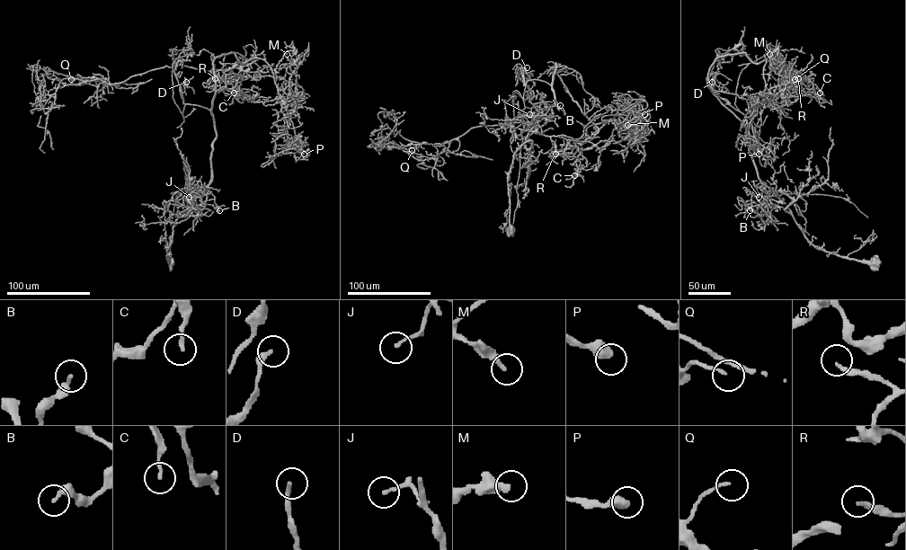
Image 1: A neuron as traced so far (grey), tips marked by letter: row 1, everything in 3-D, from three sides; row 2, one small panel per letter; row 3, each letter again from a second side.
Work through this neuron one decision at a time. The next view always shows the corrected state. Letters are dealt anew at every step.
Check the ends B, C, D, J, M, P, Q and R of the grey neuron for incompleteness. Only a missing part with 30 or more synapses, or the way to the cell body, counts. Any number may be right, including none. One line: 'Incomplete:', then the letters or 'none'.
Incomplete: none

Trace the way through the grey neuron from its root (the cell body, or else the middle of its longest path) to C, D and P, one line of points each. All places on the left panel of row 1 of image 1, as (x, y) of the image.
C: (171, 263), (173, 226), (191, 208), (184, 194), (210, 178), (213, 60), (256, 57), (231, 68), (234, 93)
D: (171, 263), (173, 226), (190, 209), (185, 193), (209, 183), (216, 137), (211, 111), (183, 103), (186, 82)
P: (171, 263), (173, 226), (191, 208), (184, 194), (210, 178), (217, 57), (267, 62), (304, 154)

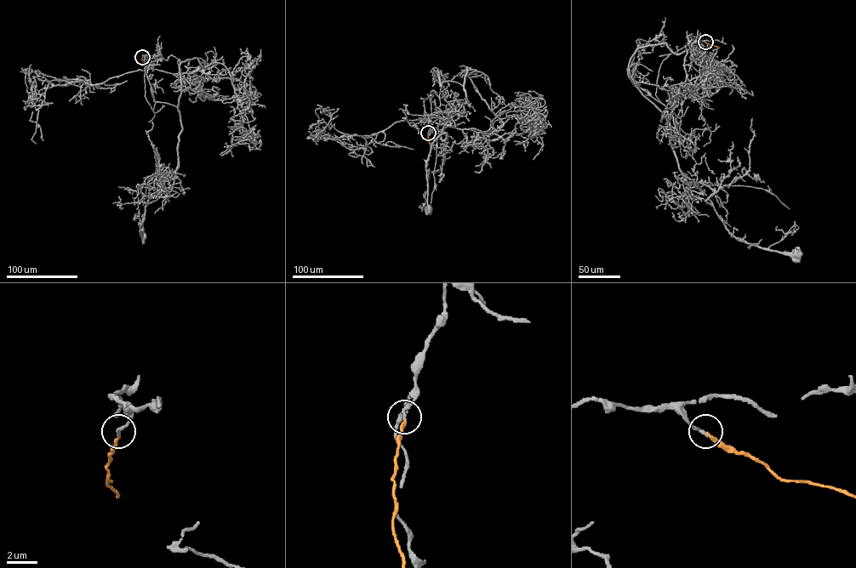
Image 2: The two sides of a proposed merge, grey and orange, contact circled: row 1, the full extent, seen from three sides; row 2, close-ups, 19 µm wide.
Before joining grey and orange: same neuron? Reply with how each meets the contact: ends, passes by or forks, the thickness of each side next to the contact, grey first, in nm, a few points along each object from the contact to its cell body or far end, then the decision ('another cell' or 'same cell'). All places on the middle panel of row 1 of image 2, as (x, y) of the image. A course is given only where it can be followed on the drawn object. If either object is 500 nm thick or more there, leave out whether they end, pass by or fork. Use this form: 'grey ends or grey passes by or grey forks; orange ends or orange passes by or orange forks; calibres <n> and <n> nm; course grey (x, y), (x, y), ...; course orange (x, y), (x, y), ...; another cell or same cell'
grey ends; orange ends; calibres 200 and 200 nm; course grey (428, 133), (430, 92), (459, 83), (464, 112), (427, 159), (429, 209); course orange (428, 133), (429, 144); same cell

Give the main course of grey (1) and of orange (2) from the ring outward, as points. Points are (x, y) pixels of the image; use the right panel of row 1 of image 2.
1: (705, 42), (662, 61), (664, 105), (644, 95), (728, 231), (796, 255)
2: (705, 42), (720, 48)

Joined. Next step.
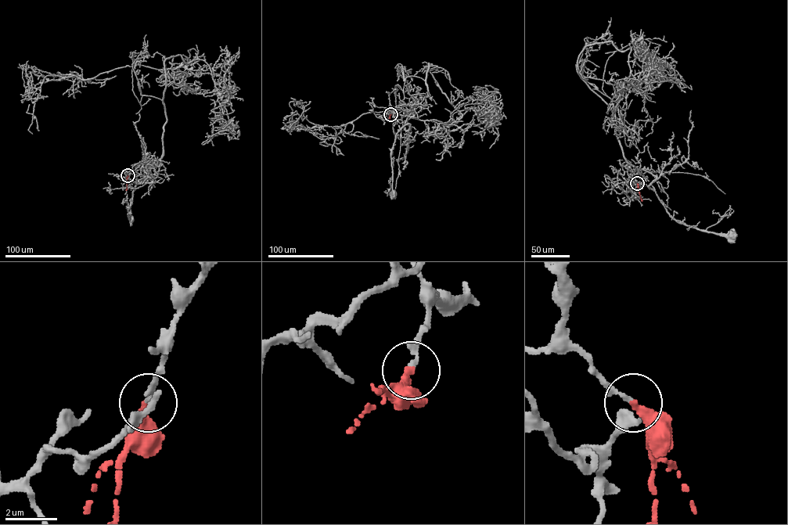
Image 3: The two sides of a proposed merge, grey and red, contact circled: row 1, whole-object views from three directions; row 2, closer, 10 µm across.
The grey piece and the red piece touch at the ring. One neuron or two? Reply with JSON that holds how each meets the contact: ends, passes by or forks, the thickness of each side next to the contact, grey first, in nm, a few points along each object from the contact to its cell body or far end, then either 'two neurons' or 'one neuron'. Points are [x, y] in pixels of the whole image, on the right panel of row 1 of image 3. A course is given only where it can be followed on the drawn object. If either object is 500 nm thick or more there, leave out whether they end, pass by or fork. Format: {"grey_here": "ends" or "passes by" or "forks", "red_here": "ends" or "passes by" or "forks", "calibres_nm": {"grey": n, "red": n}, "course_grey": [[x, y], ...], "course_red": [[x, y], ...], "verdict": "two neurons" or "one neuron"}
{"grey_here": "ends", "red_here": "ends", "calibres_nm": {"grey": 150, "red": 320}, "course_grey": [[637, 183], [635, 177], [645, 177], [644, 167], [656, 177], [648, 187], [671, 216], [686, 224], [731, 236]], "course_red": [[637, 183], [642, 201]], "verdict": "one neuron"}

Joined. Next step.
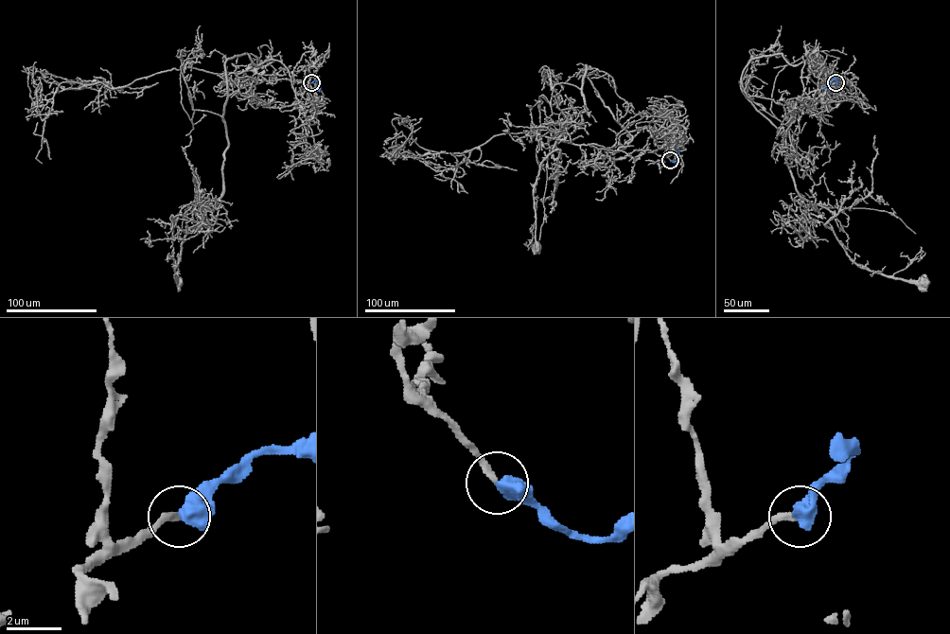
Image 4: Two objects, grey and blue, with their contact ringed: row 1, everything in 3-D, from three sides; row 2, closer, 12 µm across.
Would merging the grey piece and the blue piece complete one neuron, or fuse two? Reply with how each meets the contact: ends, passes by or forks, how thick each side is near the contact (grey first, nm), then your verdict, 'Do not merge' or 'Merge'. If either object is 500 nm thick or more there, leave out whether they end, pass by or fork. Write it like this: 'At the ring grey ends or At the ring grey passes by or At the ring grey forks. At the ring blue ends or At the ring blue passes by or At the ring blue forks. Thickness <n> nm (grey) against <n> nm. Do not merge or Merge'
Thickness 240 nm (grey) against 600 nm. Merge

